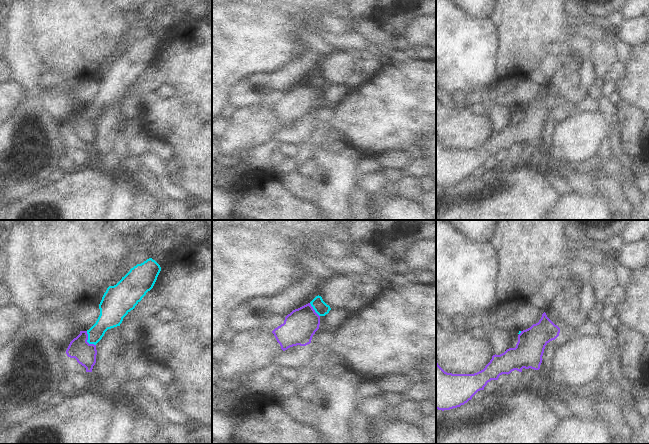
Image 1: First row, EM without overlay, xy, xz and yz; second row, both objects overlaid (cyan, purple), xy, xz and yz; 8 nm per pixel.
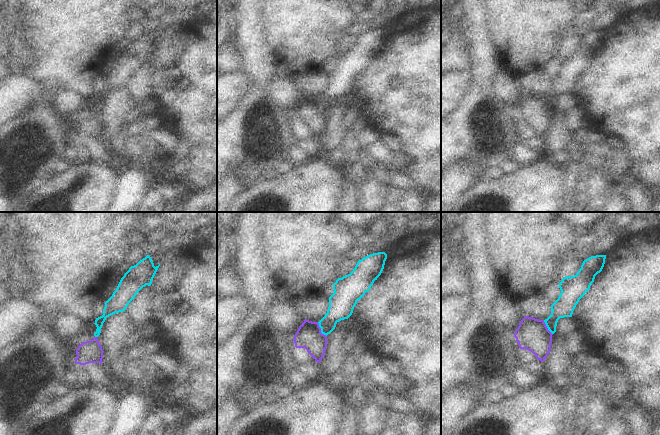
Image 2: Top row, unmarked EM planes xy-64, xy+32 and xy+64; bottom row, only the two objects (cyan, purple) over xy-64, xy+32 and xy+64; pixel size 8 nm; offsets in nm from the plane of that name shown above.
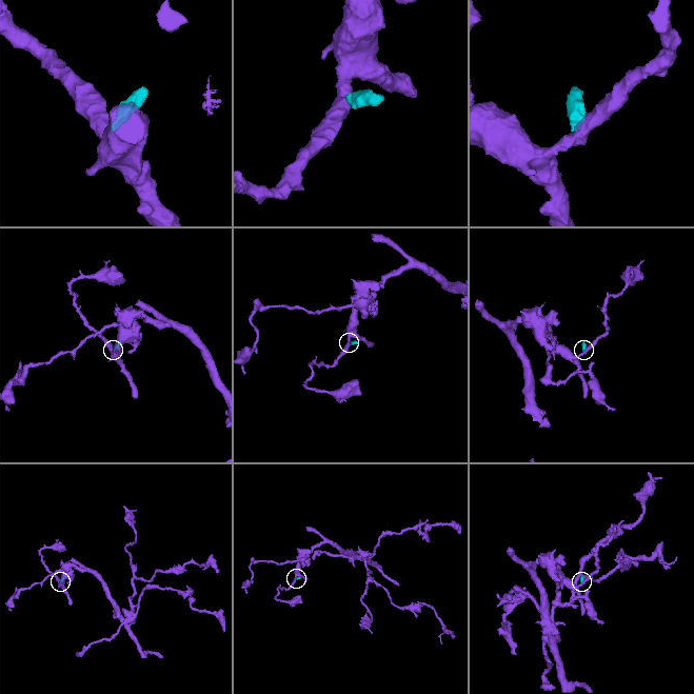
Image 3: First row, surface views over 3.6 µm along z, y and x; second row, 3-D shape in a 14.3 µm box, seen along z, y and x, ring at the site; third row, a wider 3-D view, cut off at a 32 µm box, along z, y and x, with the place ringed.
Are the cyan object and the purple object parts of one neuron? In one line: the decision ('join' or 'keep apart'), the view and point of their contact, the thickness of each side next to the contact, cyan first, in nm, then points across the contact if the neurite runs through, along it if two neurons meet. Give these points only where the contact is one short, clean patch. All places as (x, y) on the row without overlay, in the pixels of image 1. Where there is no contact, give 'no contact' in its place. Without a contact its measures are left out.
keep apart | xy (87, 116) | 160/170 nm | along xy (86, 107), (87, 117), (95, 121)

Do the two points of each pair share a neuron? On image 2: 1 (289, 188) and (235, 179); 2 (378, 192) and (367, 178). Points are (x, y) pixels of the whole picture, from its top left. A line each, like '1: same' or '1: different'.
1: different
2: same

